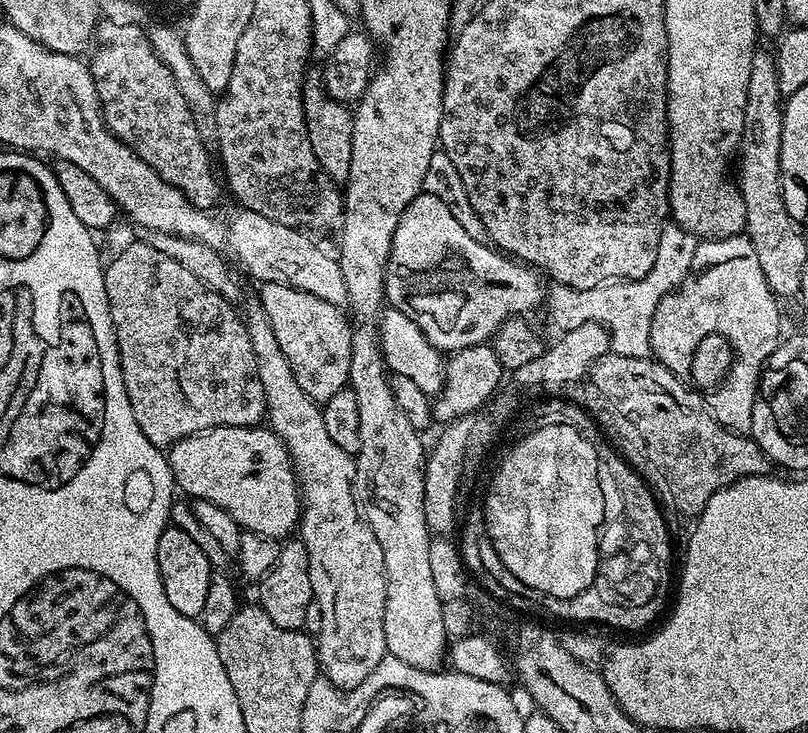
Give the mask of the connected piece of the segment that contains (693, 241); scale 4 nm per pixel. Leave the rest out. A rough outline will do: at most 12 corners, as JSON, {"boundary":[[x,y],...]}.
{"boundary":[[665,223],[647,274],[578,290],[553,283],[559,331],[594,321],[611,351],[649,357],[653,316],[699,239]]}

